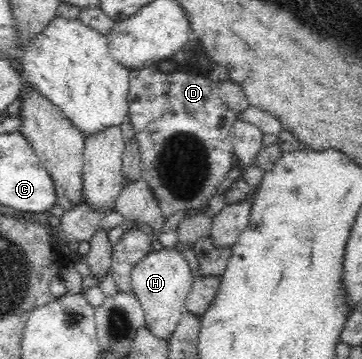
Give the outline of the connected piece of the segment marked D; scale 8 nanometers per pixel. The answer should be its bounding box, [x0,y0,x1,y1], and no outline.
[128,63,238,217]

